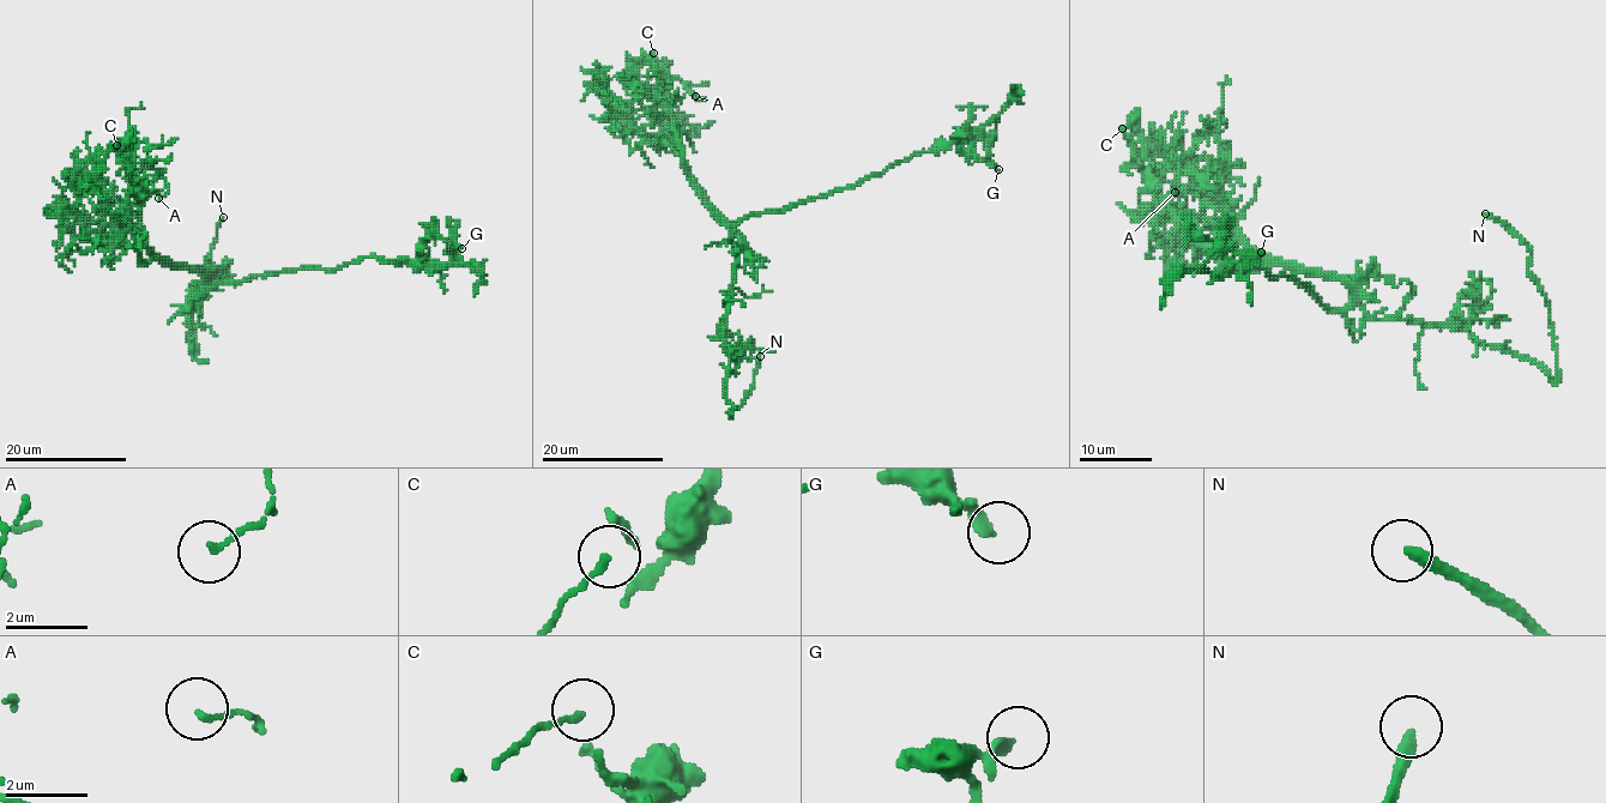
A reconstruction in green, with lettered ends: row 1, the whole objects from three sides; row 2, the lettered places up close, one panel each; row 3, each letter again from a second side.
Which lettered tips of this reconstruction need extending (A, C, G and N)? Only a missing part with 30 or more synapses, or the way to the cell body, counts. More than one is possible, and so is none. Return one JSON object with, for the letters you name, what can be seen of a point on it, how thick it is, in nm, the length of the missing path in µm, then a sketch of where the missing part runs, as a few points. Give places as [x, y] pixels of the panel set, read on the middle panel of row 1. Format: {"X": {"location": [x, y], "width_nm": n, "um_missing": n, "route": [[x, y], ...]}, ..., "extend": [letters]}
{"N": {"location": [760, 356], "width_nm": 300, "um_missing": 30, "route": [[760, 356], [762, 343], [805, 263], [808, 249], [804, 239], [798, 236]]}, "extend": ["N"]}

